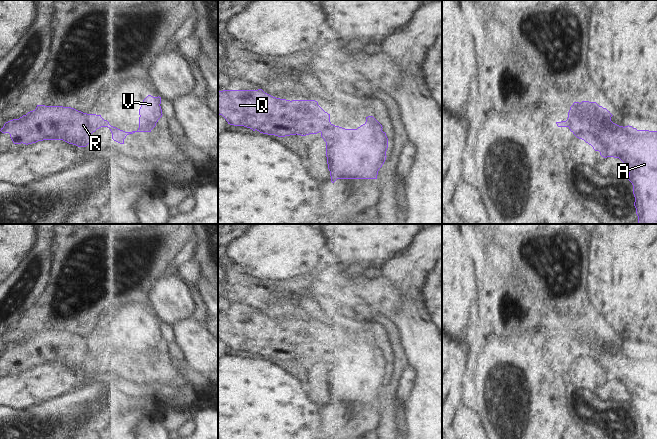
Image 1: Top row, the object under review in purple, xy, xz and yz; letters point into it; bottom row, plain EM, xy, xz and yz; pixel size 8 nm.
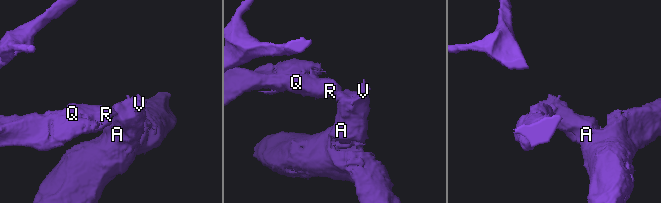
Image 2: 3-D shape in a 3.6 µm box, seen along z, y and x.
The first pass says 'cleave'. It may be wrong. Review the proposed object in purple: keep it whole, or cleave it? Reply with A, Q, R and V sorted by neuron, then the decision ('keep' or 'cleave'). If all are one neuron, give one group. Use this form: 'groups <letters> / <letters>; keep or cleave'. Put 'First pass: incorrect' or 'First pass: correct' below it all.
groups A V / Q R; cleave
First pass: correct

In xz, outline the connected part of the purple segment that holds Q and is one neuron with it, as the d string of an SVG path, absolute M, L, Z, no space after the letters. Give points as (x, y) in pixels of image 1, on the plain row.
M262 313L218 314L218 338L230 349L244 350L278 361L317 358L331 348L330 338L325 336L317 325L280 323L265 317Z

